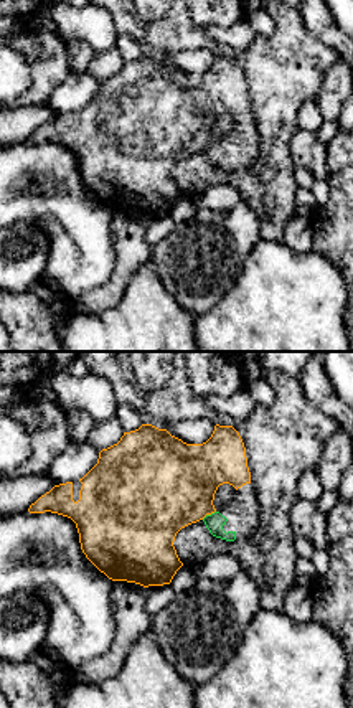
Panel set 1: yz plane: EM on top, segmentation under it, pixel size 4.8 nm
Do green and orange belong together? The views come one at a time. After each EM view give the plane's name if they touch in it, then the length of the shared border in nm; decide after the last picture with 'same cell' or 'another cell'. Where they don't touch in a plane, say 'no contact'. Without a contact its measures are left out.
meets green in yz; contact 80 nm long

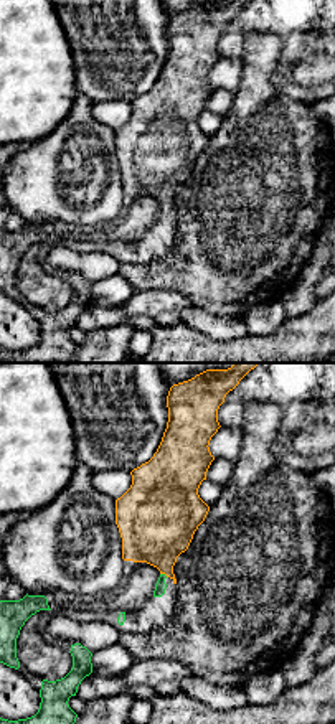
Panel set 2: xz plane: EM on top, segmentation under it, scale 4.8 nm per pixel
meets green in xz; contact 40 nm long

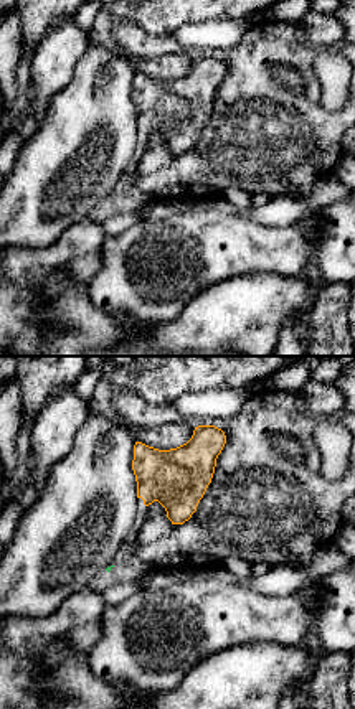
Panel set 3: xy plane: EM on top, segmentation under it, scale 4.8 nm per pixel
no contact

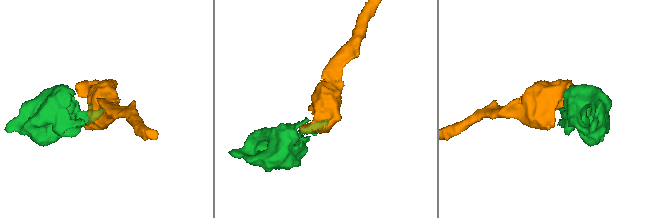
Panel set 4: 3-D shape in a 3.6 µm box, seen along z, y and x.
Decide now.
same cell

